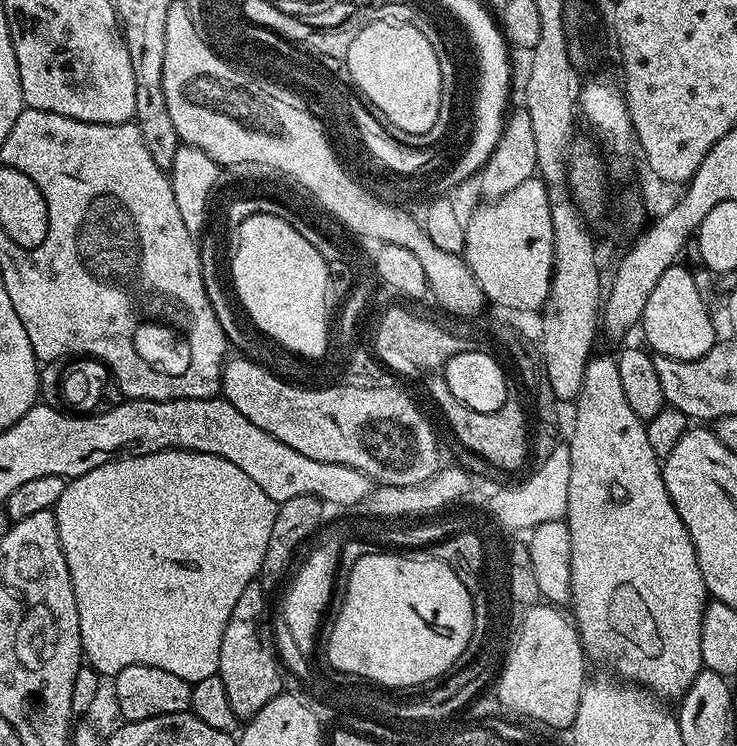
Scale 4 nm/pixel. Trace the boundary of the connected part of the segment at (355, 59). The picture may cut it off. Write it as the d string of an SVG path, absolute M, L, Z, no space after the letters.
M395 20L376 21L366 30L362 30L351 43L352 49L352 76L360 80L360 88L384 108L384 112L392 117L397 126L409 128L415 133L421 133L436 120L436 102L442 98L442 76L438 74L438 58L434 48L427 41L423 27L413 24L399 24Z

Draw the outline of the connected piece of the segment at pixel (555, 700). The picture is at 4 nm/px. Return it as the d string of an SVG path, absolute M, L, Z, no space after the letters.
M537 602L522 618L521 623L524 626L524 632L521 632L520 642L516 645L508 670L505 672L503 693L505 700L513 708L532 713L533 716L540 716L541 719L548 720L553 728L559 729L560 727L568 730L571 729L572 723L576 720L578 702L582 698L582 690L586 683L586 675L584 676L586 657L584 647L580 644L580 633L577 632L575 623L567 615L564 617L560 612L563 611L550 603Z

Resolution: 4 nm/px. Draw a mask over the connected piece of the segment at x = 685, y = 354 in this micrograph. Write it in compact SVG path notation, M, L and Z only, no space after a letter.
M680 262L673 264L670 270L666 270L666 274L662 274L662 278L658 278L654 290L650 290L650 298L646 298L646 310L639 327L644 328L643 343L655 355L675 360L697 360L718 343L718 335L712 325L706 299L698 294L694 284L693 269L683 268L682 265Z

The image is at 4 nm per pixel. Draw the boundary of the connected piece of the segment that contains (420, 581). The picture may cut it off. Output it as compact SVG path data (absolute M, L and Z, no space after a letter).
M377 550L354 562L342 610L338 610L338 618L328 635L326 656L351 672L364 672L375 680L389 680L396 690L412 688L427 680L439 681L448 672L447 668L463 657L470 642L473 623L471 594L466 586L462 586L462 579L450 565L440 560L419 560L414 556L416 554L395 556L395 551L383 551L386 550Z

